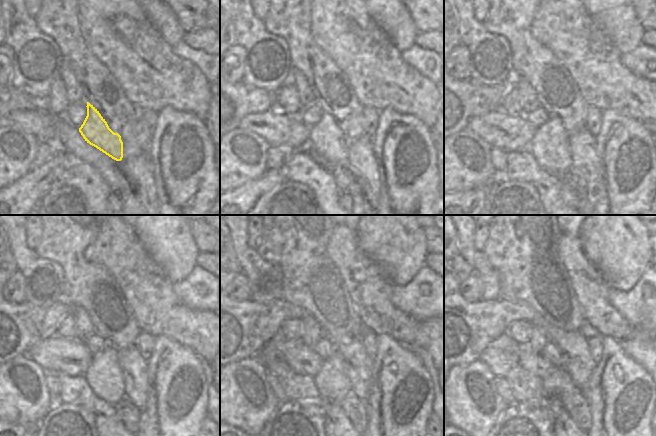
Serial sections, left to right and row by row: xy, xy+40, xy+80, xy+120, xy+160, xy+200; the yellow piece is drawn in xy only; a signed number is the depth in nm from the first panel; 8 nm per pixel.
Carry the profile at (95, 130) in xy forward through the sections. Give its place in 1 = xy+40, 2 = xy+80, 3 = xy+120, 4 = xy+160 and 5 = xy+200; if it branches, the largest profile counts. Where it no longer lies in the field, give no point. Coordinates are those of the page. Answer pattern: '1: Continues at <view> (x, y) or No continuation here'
1: Continues at xy+40 (326, 141)
2: Continues at xy+80 (549, 146)
3: Continues at xy+120 (104, 376)
4: Continues at xy+160 (331, 381)
5: Continues at xy+200 (557, 382).

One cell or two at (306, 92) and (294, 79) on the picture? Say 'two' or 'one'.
one

